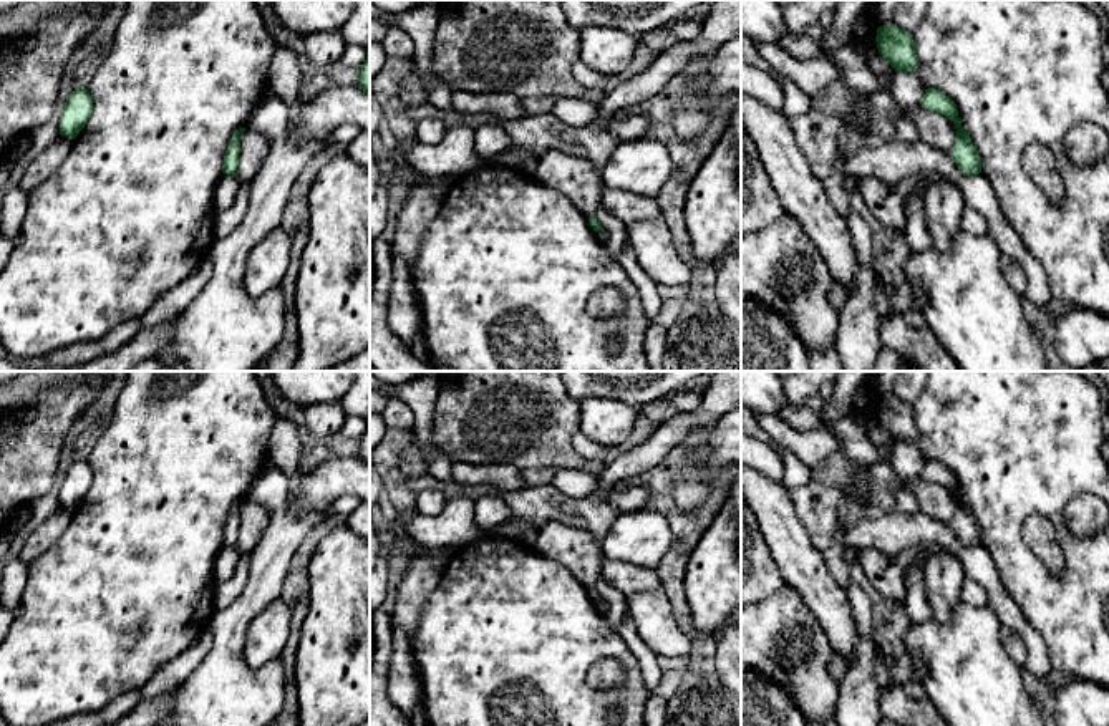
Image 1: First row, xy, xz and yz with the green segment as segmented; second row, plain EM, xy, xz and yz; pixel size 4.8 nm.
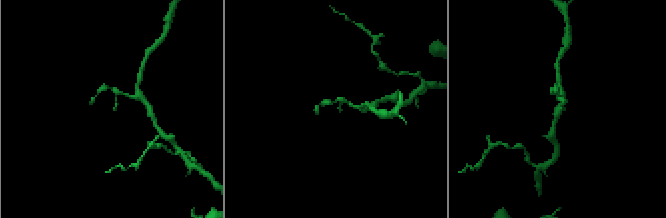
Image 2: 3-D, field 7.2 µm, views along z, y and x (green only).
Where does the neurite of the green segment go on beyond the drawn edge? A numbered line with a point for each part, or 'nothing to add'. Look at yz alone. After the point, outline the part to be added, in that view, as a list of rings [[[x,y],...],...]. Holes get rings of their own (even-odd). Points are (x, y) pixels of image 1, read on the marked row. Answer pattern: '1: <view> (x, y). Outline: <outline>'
nothing to add

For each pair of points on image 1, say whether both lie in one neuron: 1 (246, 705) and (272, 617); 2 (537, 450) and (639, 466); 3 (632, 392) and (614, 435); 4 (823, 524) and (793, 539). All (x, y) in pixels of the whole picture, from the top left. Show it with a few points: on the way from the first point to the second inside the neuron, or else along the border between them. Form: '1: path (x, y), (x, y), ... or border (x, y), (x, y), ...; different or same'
1: border (247, 629), (244, 653), (252, 668), (279, 658); different
2: border (605, 466), (599, 474); different
3: border (589, 396), (615, 398), (637, 408); different
4: border (789, 498), (809, 541), (823, 554); different

